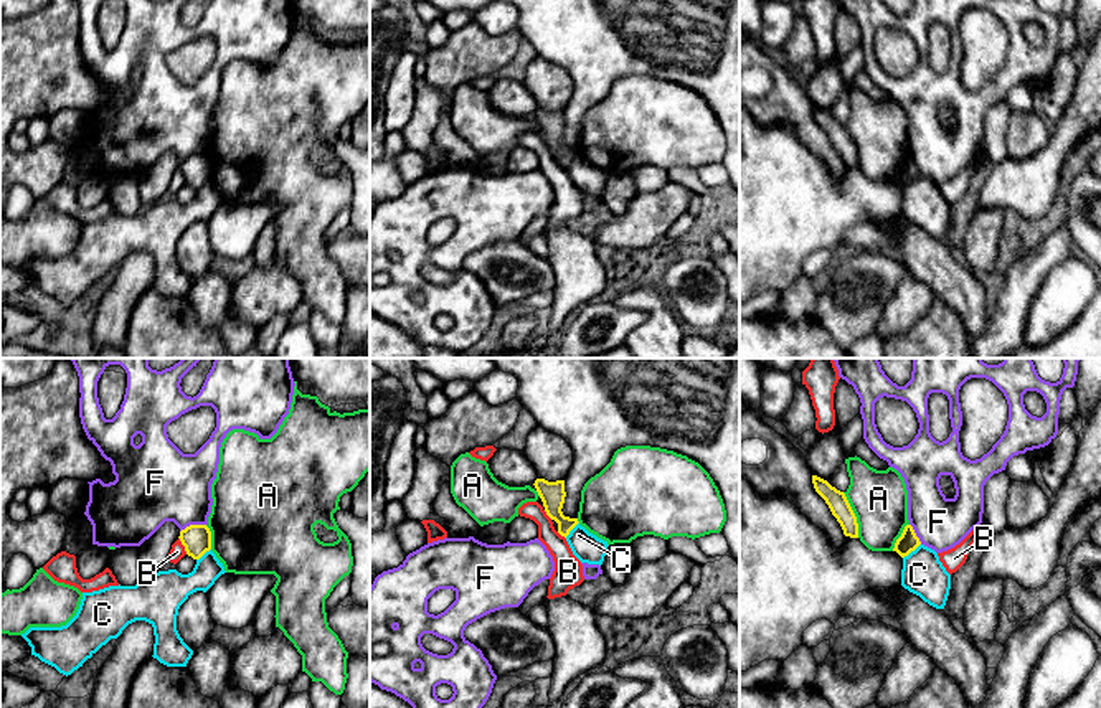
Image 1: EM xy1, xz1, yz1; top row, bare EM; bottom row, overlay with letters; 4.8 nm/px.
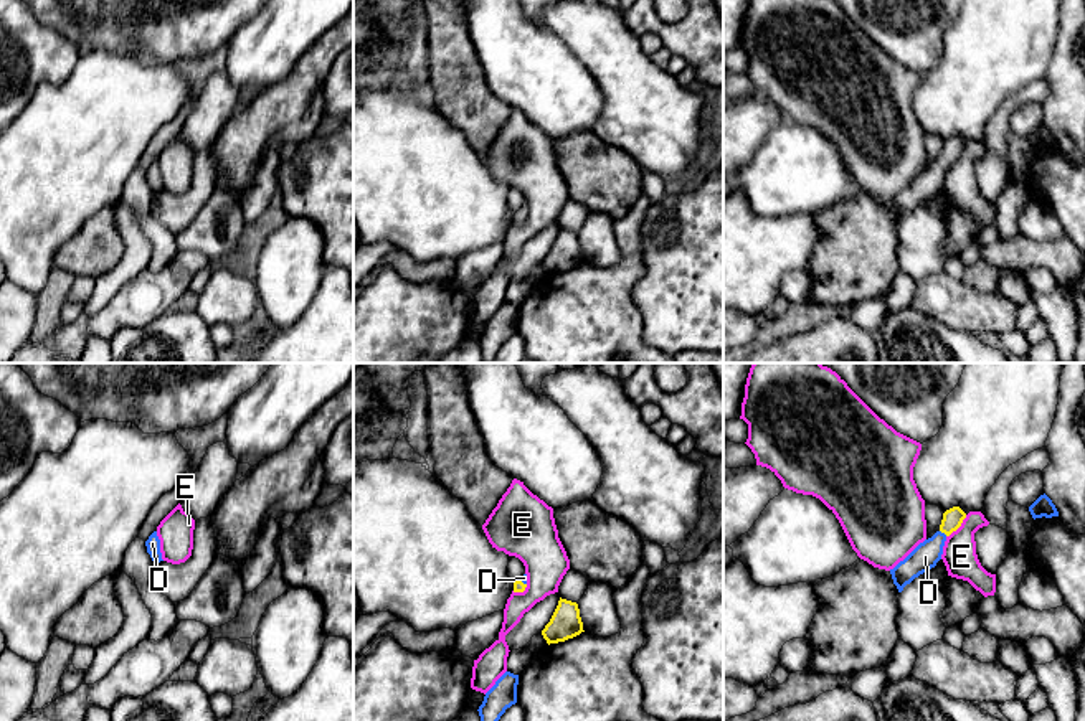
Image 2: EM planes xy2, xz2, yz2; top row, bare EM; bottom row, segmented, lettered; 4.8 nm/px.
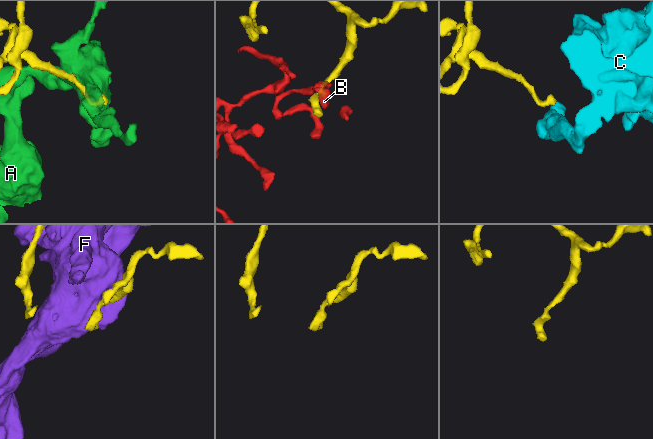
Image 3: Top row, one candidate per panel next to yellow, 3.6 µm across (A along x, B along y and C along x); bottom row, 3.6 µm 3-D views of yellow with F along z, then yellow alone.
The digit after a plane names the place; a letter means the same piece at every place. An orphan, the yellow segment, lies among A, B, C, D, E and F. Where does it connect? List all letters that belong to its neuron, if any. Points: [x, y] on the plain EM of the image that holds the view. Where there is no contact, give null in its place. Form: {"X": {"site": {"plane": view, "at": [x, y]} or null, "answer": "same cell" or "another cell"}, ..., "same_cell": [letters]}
{"A": {"site": {"plane": "yz1", "at": [854, 146]}, "answer": "another cell"}, "B": {"site": {"plane": "xy1", "at": [182, 174]}, "answer": "another cell"}, "C": {"site": {"plane": "yz1", "at": [911, 180]}, "answer": "another cell"}, "D": {"site": {"plane": "yz2", "at": [943, 162]}, "answer": "same cell"}, "E": {"site": {"plane": "yz2", "at": [958, 157]}, "answer": "another cell"}, "F": {"site": {"plane": "xy1", "at": [192, 155]}, "answer": "another cell"}, "same_cell": ["D"]}

